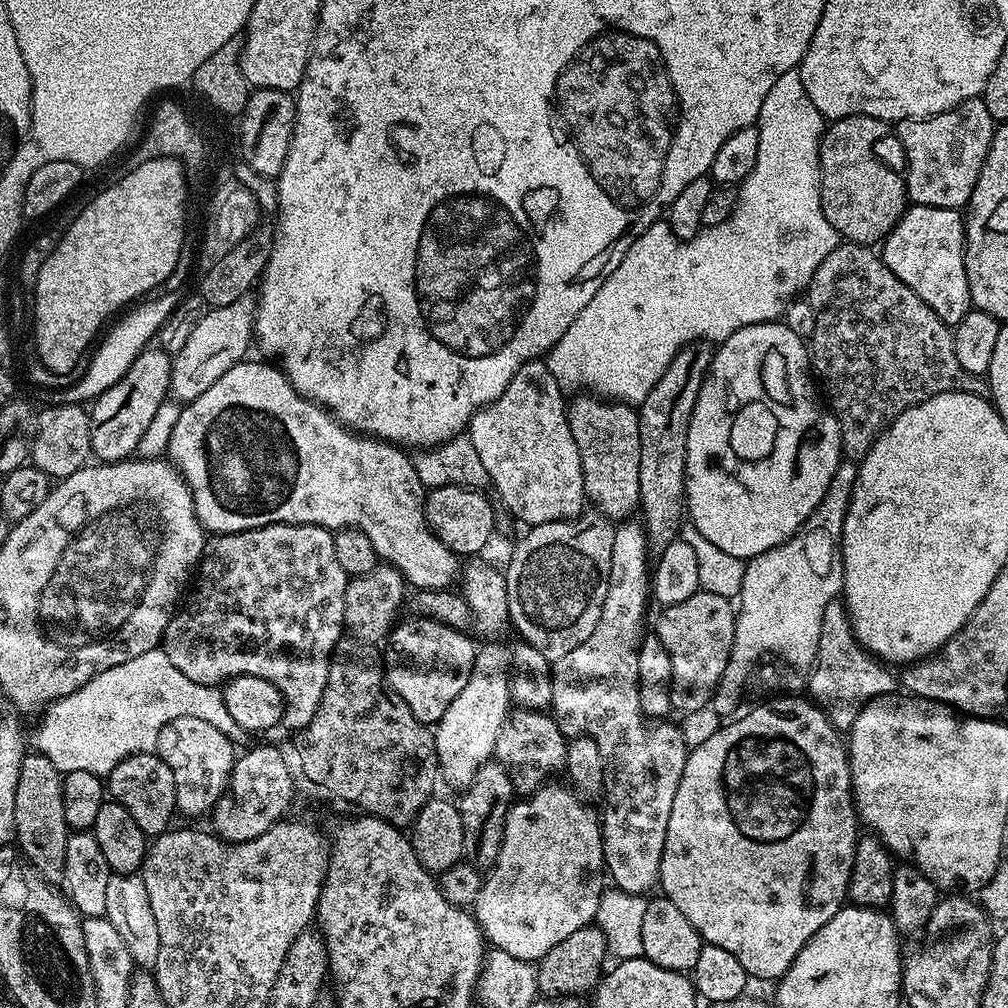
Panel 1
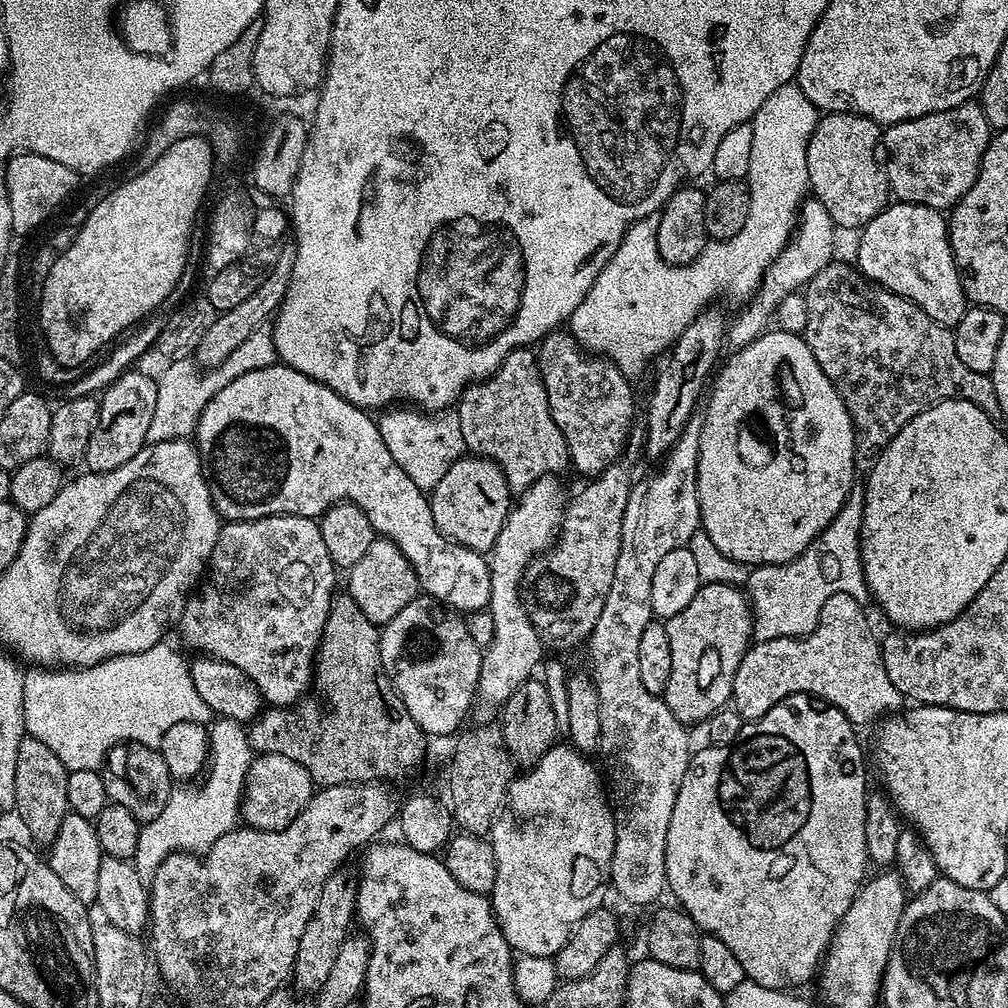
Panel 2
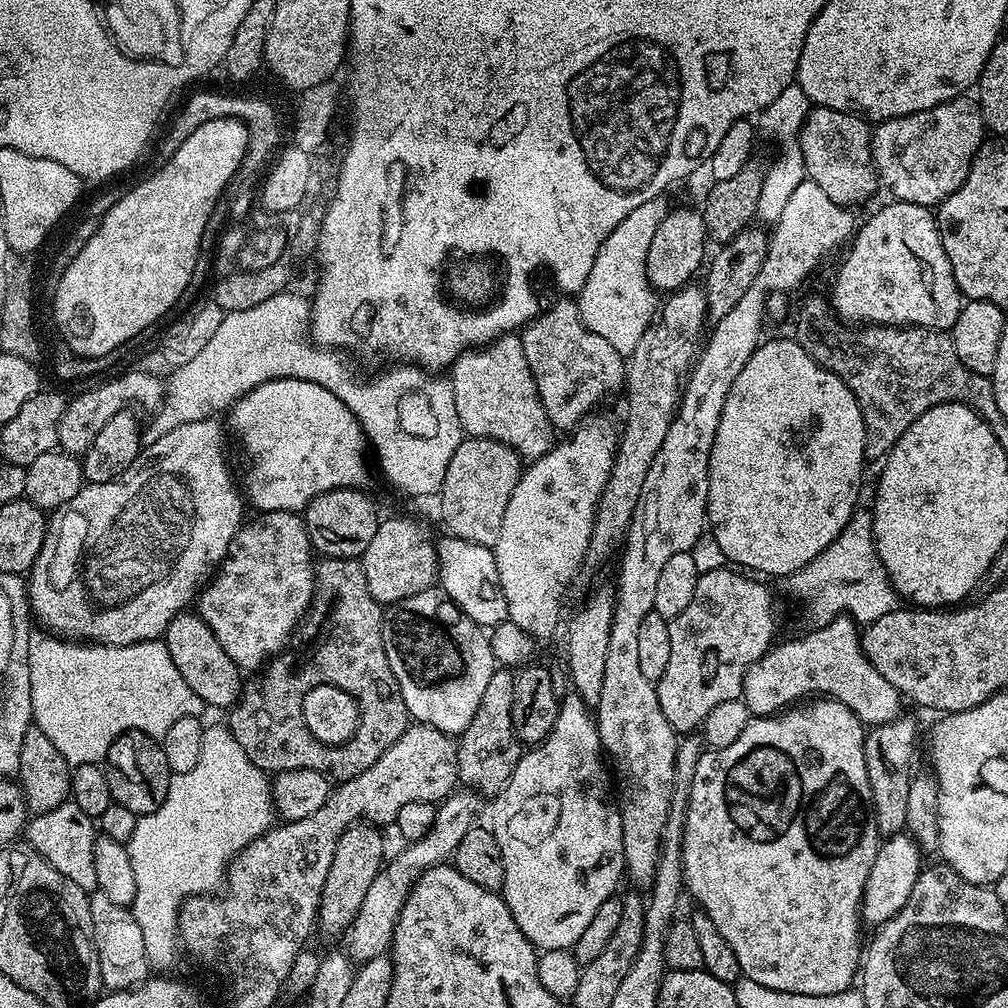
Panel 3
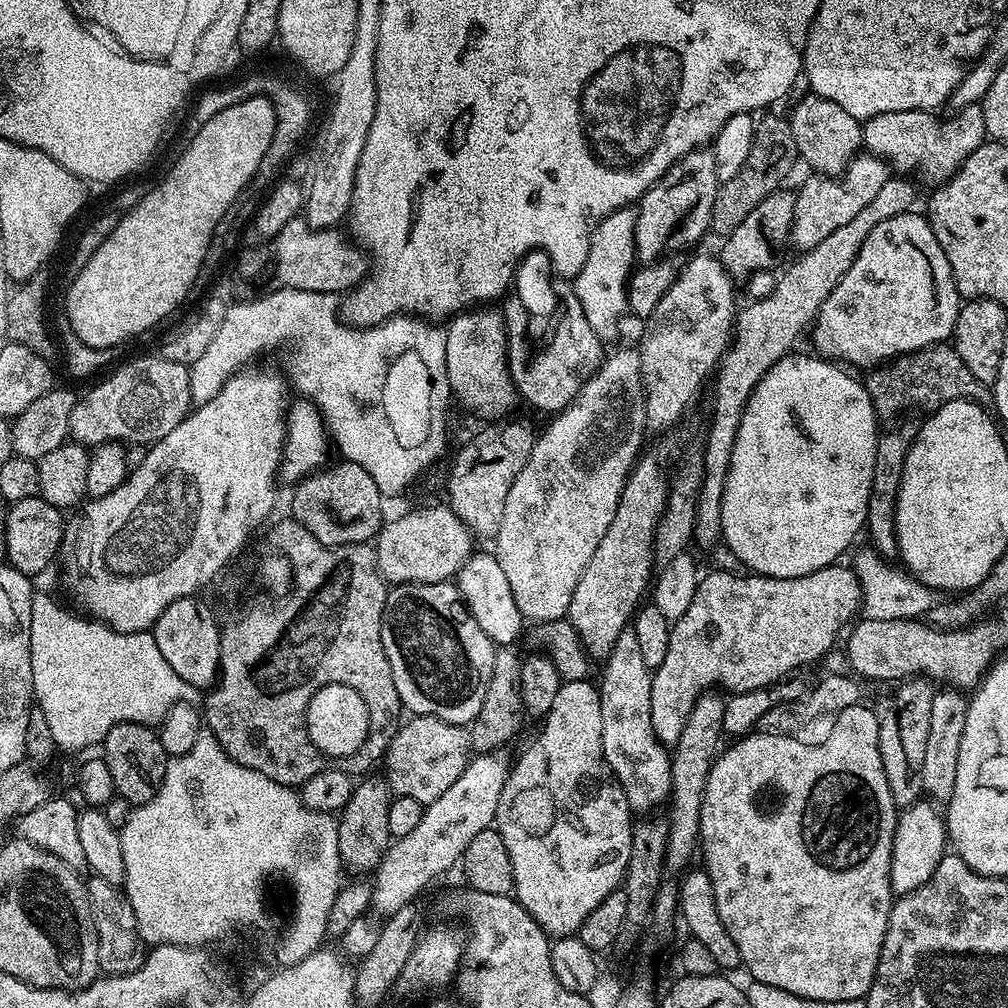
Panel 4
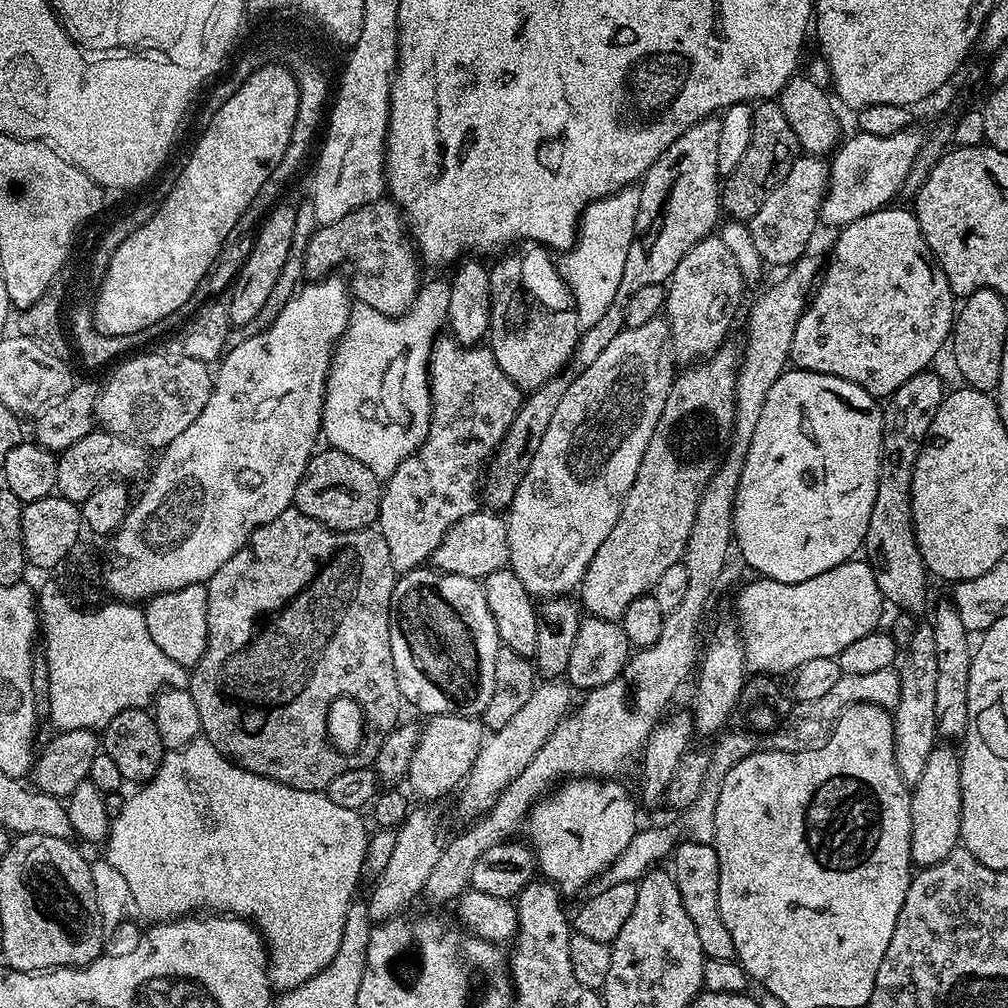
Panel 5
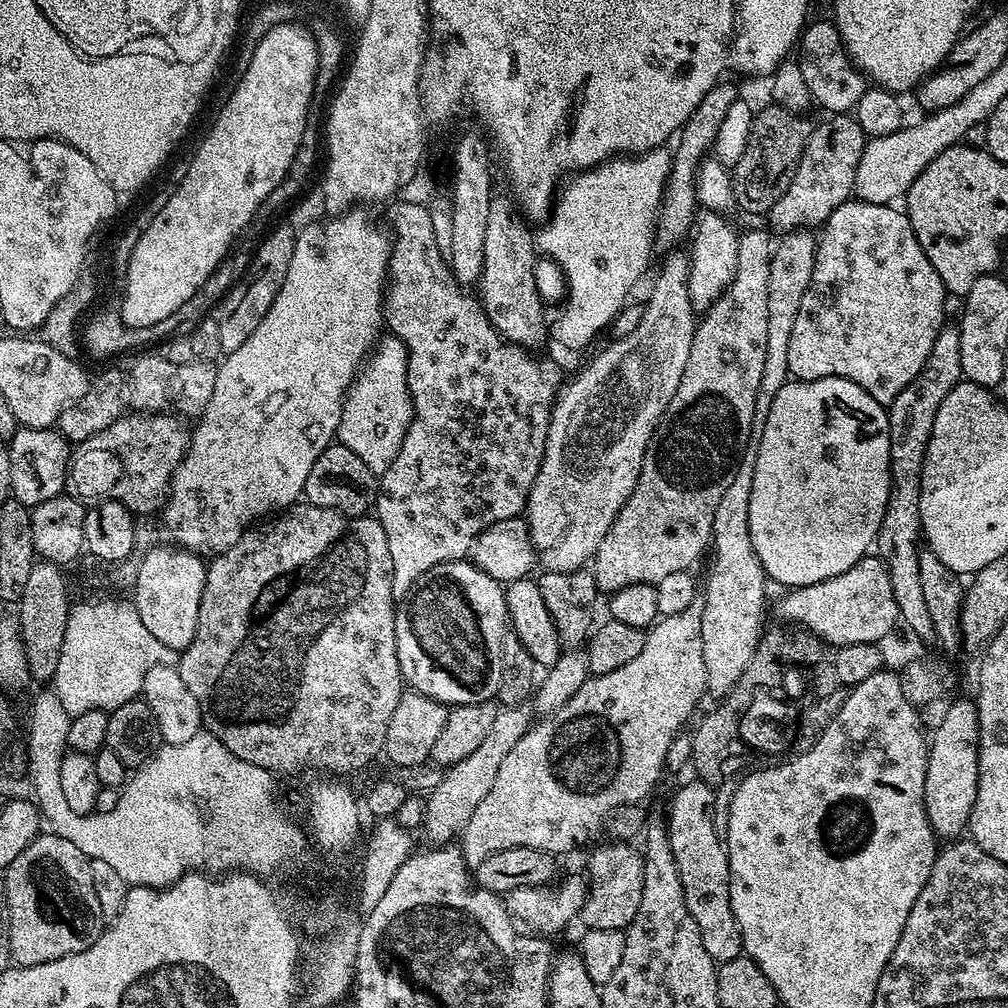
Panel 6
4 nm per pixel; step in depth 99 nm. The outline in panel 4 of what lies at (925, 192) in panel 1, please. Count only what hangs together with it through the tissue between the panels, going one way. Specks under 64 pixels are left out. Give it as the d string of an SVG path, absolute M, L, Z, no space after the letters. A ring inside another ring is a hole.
M971 104L963 108L961 112L948 114L945 120L939 120L936 115L937 113L932 110L926 112L902 110L890 114L878 114L874 118L863 121L863 147L867 155L877 156L879 160L883 160L893 173L915 174L921 181L924 179L926 183L932 184L931 186L946 183L960 169L962 162L966 162L966 158L970 158L970 154L974 154L974 150L978 150L978 146L985 143L984 110L980 104Z

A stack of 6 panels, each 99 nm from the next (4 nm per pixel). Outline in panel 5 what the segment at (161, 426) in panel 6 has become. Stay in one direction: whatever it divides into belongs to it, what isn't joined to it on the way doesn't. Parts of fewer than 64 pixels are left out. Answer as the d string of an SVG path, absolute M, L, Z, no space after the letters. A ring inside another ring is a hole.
M94 430L90 434L86 434L86 438L82 438L79 442L74 442L74 446L70 446L65 452L59 453L56 462L55 491L59 496L66 498L70 502L83 505L84 500L90 498L90 494L98 487L98 485L105 483L109 478L115 478L121 482L133 482L132 480L138 479L140 475L143 477L150 468L150 460L148 464L148 456L149 453L144 447L140 444L135 444L133 440L127 440L121 436L116 436L112 432Z

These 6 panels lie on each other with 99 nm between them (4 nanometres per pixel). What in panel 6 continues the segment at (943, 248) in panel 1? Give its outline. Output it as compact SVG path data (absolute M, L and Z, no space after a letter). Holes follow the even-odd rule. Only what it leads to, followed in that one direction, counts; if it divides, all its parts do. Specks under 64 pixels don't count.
M855 198L848 200L842 206L838 206L838 210L834 210L830 214L830 218L825 220L819 229L813 277L810 278L809 289L806 290L805 297L802 298L801 305L798 307L797 317L794 318L793 334L790 336L789 373L797 380L817 380L831 376L846 378L850 382L862 386L862 390L866 390L866 394L870 394L870 398L874 398L874 402L887 406L892 403L894 398L898 398L898 394L902 390L906 390L906 386L910 386L910 382L926 366L926 358L930 358L930 346L934 346L934 338L938 338L940 329L946 324L944 299L946 299L946 293L942 278L938 278L938 270L934 270L934 266L930 266L930 258L926 258L926 254L910 226L907 211L900 209L899 212L892 204L871 204Z

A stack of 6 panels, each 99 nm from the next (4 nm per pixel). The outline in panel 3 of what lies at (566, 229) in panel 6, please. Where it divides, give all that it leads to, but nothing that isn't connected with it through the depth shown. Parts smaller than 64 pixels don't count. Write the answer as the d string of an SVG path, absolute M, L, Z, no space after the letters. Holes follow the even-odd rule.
M642 202L638 210L630 210L630 214L610 230L594 258L594 266L590 266L590 278L586 278L578 293L582 322L623 354L634 350L638 338L642 338L644 329L658 311L658 293L649 284L646 274L646 254L657 226L654 216L652 220L652 210L653 202Z

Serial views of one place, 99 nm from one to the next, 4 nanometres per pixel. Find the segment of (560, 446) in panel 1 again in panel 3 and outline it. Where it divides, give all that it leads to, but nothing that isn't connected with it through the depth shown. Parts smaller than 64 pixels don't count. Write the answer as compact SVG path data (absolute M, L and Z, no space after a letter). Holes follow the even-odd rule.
M516 332L499 336L482 348L463 352L452 364L450 383L458 422L469 437L484 436L502 442L507 448L513 448L524 462L542 458L542 454L552 449L554 429L543 409L523 342Z

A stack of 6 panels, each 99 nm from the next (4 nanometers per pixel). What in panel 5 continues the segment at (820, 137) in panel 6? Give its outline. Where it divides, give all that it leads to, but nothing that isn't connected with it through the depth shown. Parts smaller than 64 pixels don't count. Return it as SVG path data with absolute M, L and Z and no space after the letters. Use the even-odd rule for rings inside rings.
M811 154L797 156L794 166L790 166L790 174L786 174L786 178L782 178L770 198L762 202L758 214L754 214L752 219L747 221L755 249L765 265L791 266L809 251L808 243L816 232L820 207L824 201L824 193L828 190L829 171L830 164L827 159Z

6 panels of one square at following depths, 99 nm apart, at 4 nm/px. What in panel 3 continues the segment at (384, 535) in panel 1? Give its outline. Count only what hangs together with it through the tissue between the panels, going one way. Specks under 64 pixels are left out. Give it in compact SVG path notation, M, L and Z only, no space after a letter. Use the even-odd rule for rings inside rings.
M278 378L277 380L271 380L270 382L262 382L258 386L254 386L252 390L250 390L246 395L240 397L239 400L236 401L235 404L232 405L230 411L227 413L228 416L228 424L227 427L230 429L232 427L232 432L234 435L237 436L238 439L240 439L240 448L242 451L244 451L244 460L246 463L248 463L248 469L244 472L244 488L242 484L242 496L245 501L249 505L252 504L254 507L256 507L255 511L257 513L261 512L295 512L297 514L303 513L304 509L308 507L308 504L311 500L313 500L314 497L316 497L318 494L326 494L330 490L334 490L335 488L359 488L363 489L365 487L364 483L368 480L368 460L370 464L370 456L369 453L366 451L366 441L364 438L364 431L362 430L362 426L358 422L358 418L354 418L354 414L344 402L334 394L330 394L330 390L326 390L326 386L322 386L318 382L306 382L305 380L299 380L298 378ZM445 535L444 540L437 539L436 567L438 569L439 587L448 595L475 624L481 626L495 626L508 619L508 607L506 598L502 594L502 586L498 578L498 566L496 565L495 551L487 544L471 544L465 540L459 540L456 536Z

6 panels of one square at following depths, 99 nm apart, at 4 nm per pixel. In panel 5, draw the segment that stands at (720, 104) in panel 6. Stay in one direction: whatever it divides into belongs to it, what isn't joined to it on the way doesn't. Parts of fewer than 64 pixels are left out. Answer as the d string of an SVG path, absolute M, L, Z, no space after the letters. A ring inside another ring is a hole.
M709 118L690 126L690 130L681 134L653 162L648 173L639 181L640 197L638 198L636 234L630 242L630 250L626 254L626 266L622 266L622 282L618 282L614 302L610 302L610 306L606 306L606 314L602 314L602 318L598 318L598 322L594 322L594 326L584 328L579 333L577 346L566 370L560 371L556 376L550 378L548 382L533 391L523 401L510 430L504 436L504 441L496 449L487 465L486 475L482 480L482 500L483 503L484 500L488 503L485 505L489 509L504 510L512 503L518 482L524 477L524 471L530 466L530 458L534 458L534 454L538 451L542 437L546 435L546 426L550 426L550 418L554 418L554 410L558 410L558 402L562 402L562 394L566 394L566 390L570 390L573 379L579 376L582 370L586 370L586 366L591 366L598 358L598 354L602 354L602 350L606 350L606 346L610 346L610 342L614 342L614 338L624 331L626 327L626 306L630 303L630 298L634 298L634 290L642 290L645 286L667 285L668 281L672 279L678 262L682 258L686 258L689 250L698 242L702 242L702 238L711 236L717 231L722 220L720 202L722 177L718 170L718 138L721 131L722 126L719 119L716 118Z

